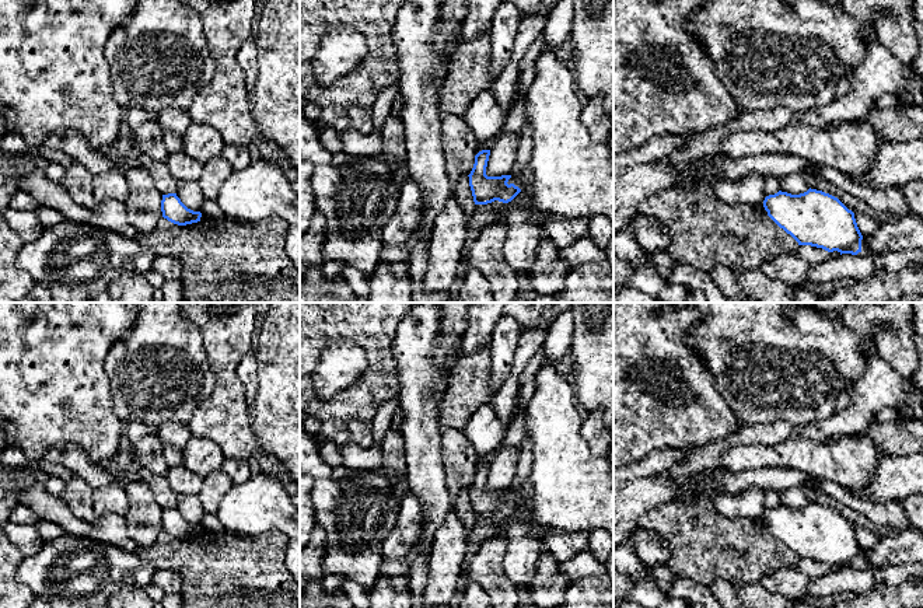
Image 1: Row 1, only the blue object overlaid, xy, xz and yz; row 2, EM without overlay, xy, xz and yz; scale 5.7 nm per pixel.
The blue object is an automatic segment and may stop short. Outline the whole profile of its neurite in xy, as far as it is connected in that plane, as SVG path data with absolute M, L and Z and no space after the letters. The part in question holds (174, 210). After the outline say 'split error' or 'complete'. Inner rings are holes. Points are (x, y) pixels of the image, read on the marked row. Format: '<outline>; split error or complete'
M176 193L162 195L161 212L164 219L178 226L197 223L202 217L200 212L188 209Z; complete

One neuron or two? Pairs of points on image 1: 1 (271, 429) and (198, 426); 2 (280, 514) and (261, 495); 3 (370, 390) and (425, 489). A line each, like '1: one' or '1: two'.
1: two
2: one
3: two

